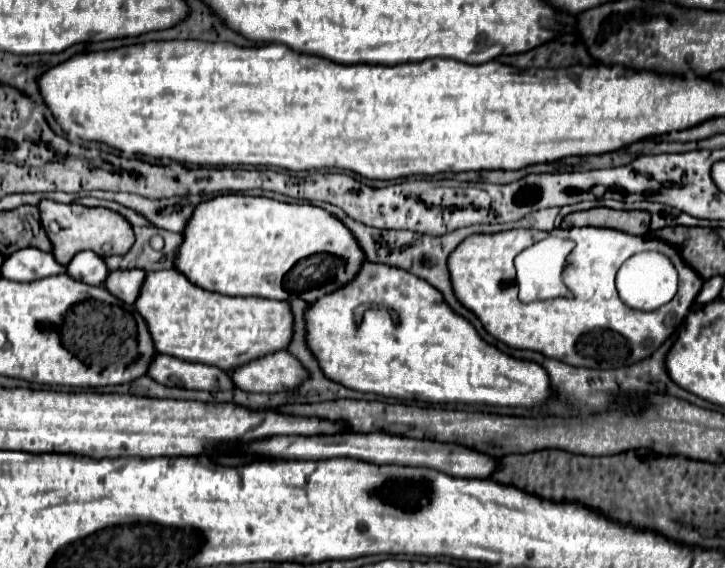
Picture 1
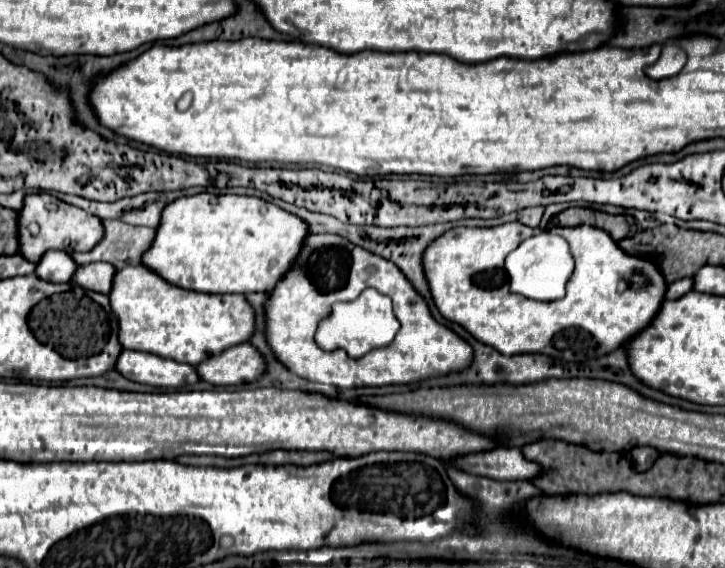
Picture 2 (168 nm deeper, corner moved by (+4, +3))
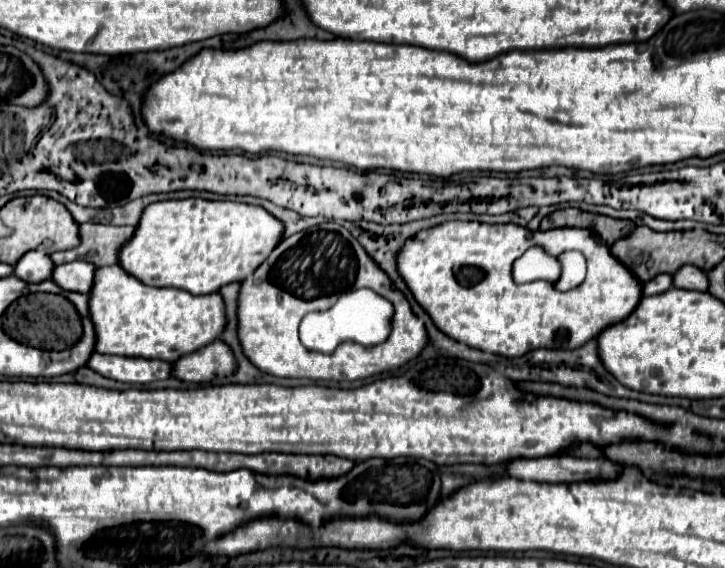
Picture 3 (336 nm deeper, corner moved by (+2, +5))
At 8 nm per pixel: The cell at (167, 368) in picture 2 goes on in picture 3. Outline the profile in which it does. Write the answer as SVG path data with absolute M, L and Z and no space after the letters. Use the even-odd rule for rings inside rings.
M93 353L87 361L87 367L103 377L123 383L151 383L171 377L171 363L149 361L141 357L133 359L133 357Z

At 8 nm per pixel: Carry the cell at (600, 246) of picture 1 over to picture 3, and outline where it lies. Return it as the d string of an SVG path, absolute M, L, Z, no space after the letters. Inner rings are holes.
M445 221L445 223L439 223L435 227L429 227L429 229L419 231L415 237L411 237L411 239L407 239L403 243L403 247L397 253L397 271L403 277L403 281L407 283L409 291L415 297L415 301L429 313L431 321L437 325L439 331L443 331L447 337L451 337L451 339L455 339L459 343L465 343L465 345L475 347L475 349L481 349L481 351L489 351L489 353L495 353L495 355L503 355L503 357L521 357L527 351L533 351L533 349L539 349L539 347L547 347L547 349L577 349L583 343L587 343L589 339L595 339L607 325L613 325L617 321L623 321L637 307L637 303L641 299L641 283L633 277L633 273L629 273L629 269L617 265L617 259L611 257L609 247L603 243L603 239L597 237L595 233L589 233L589 229L575 229L575 227L551 229L551 231L529 231L527 227L519 227L519 225L513 225L513 223L507 223L507 225L487 225L487 223L479 223L479 221L469 221L469 223L467 221ZM533 245L545 249L545 253L549 253L549 255L559 255L559 253L563 253L567 249L581 251L583 257L587 259L587 277L585 277L585 281L579 287L571 289L569 293L567 291L565 293L555 291L545 281L531 281L531 283L517 285L513 281L513 263L515 263L517 257L521 257Z

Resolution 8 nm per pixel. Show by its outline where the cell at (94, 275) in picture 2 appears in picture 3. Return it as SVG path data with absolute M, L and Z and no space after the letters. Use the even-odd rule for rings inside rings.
M73 261L65 265L57 265L51 273L51 281L55 281L63 291L89 293L89 285L93 285L95 265L85 265L85 261Z

